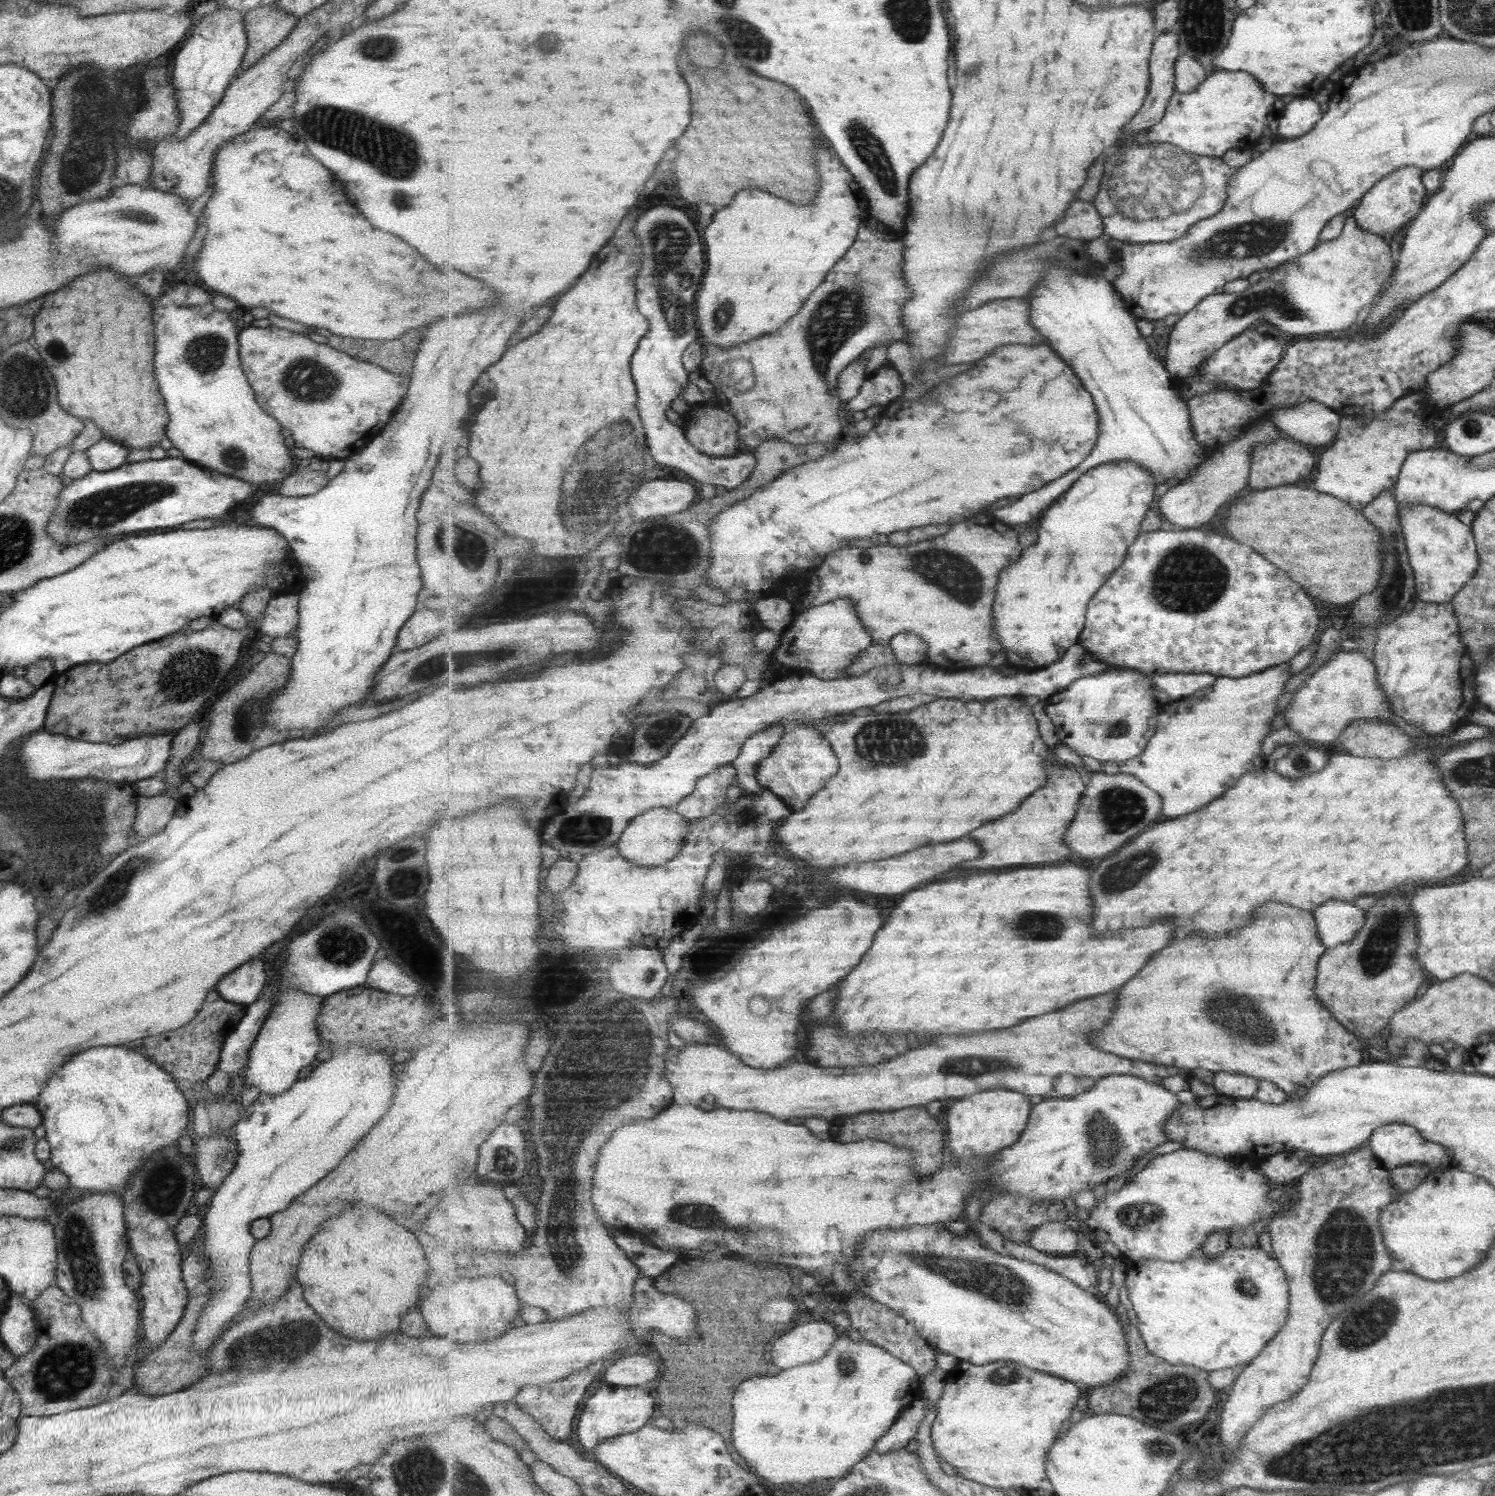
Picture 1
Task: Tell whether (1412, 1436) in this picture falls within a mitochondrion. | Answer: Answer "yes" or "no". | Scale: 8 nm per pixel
yes

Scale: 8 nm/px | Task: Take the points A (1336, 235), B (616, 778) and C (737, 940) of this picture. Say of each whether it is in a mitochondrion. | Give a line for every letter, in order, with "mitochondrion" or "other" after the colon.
A: other
B: other
C: other

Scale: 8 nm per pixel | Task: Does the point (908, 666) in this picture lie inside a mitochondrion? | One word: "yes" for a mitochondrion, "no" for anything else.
no

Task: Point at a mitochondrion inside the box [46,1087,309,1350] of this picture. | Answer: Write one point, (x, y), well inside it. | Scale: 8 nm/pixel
(78, 1245)

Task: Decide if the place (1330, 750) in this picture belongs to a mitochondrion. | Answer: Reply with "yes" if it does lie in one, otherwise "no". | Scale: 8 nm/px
no

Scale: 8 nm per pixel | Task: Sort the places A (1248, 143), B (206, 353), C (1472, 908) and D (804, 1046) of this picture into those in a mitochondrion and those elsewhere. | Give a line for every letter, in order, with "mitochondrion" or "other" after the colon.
A: other
B: mitochondrion
C: other
D: other

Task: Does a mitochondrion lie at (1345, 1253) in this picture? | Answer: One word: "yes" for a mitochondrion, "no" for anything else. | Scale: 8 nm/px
yes

